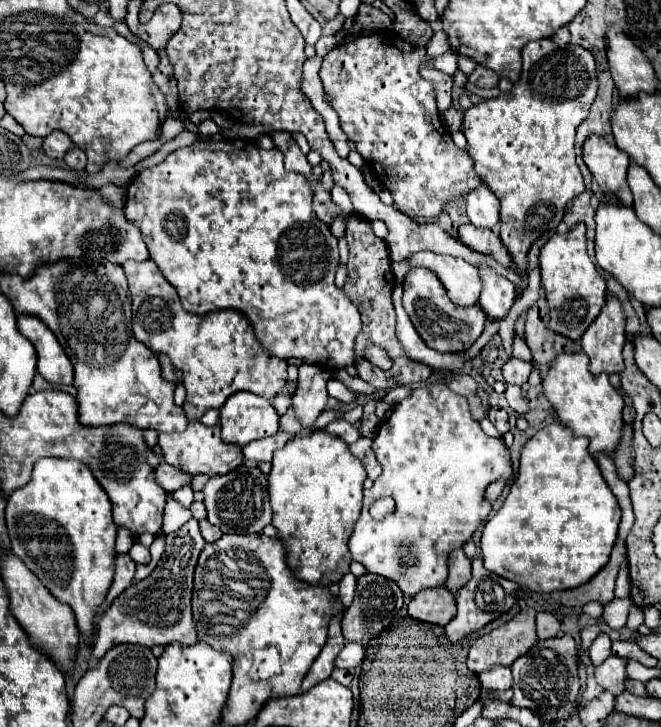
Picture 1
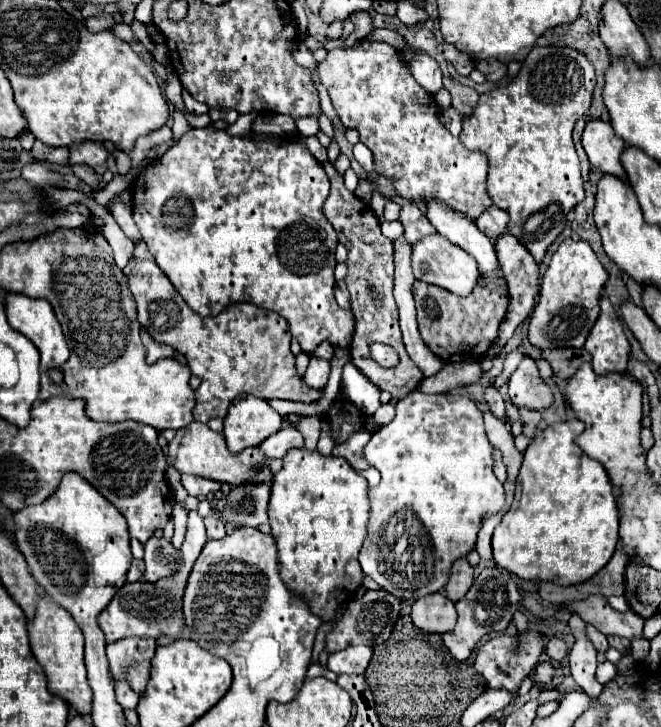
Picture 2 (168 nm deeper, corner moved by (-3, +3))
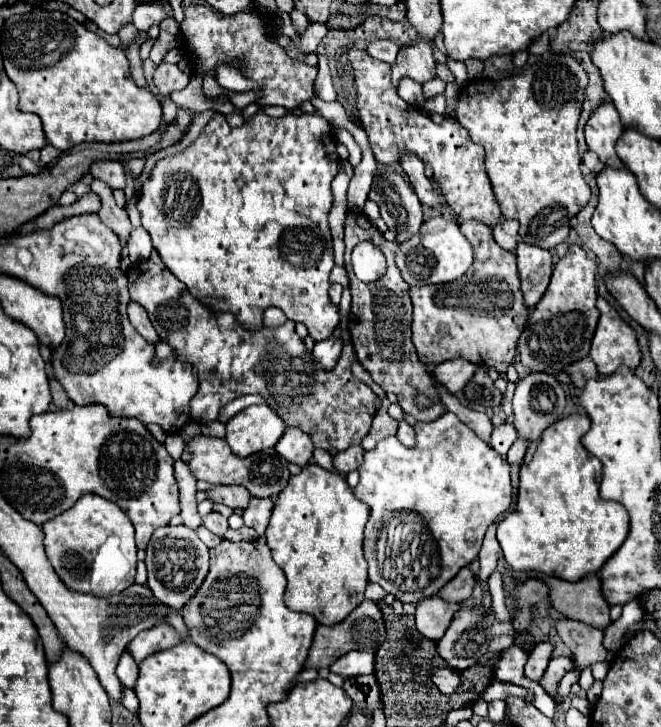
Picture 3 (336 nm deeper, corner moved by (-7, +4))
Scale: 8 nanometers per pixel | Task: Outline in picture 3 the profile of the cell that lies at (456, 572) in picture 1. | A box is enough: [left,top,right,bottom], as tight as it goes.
[439,567,475,603]

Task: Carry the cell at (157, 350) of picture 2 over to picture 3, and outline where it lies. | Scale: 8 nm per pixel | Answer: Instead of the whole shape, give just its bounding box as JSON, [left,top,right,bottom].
[127,301,159,345]

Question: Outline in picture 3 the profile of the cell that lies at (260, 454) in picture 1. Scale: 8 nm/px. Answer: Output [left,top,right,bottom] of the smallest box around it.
[275,427,313,467]

